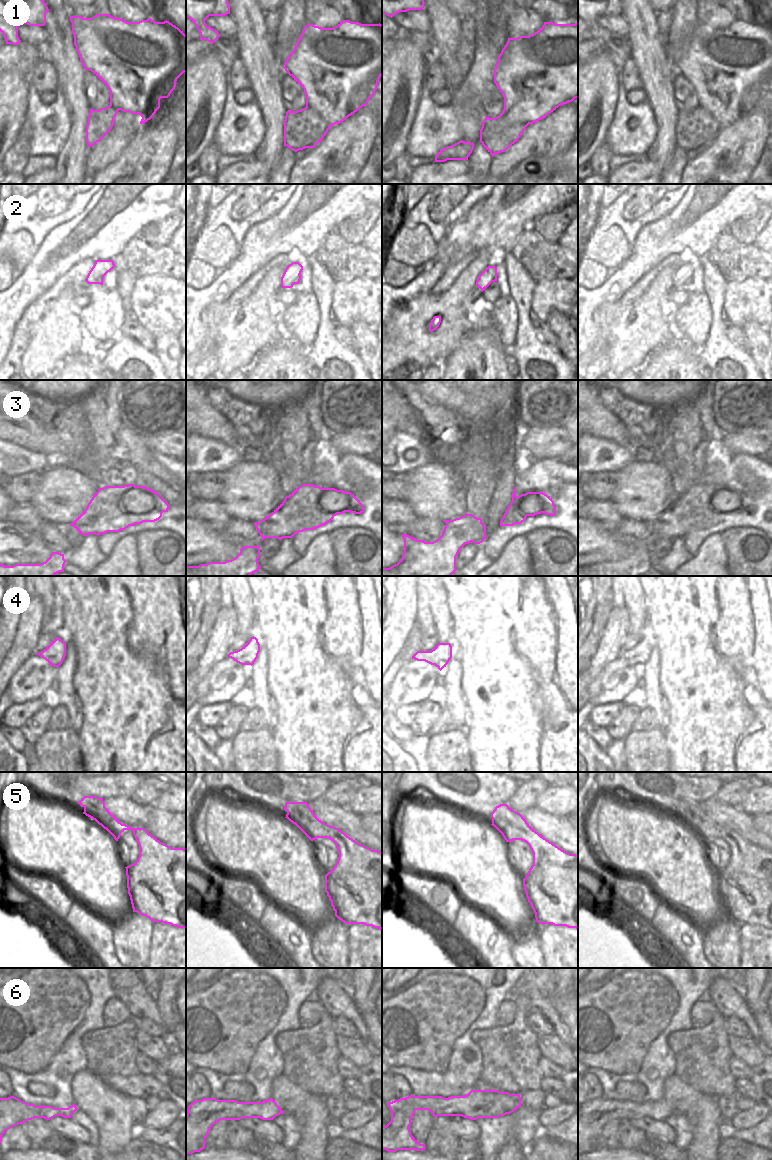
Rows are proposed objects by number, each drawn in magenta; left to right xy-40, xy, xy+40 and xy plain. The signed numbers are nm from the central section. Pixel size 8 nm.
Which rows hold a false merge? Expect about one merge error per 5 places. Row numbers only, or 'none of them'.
none of them

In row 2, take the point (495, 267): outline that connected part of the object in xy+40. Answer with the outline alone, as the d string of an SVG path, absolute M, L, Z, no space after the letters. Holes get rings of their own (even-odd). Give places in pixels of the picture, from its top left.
M488 266L477 277L476 285L483 292L495 281L497 281L497 268L495 266Z

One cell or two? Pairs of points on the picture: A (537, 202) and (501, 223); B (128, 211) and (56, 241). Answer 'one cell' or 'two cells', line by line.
A: one cell
B: one cell

